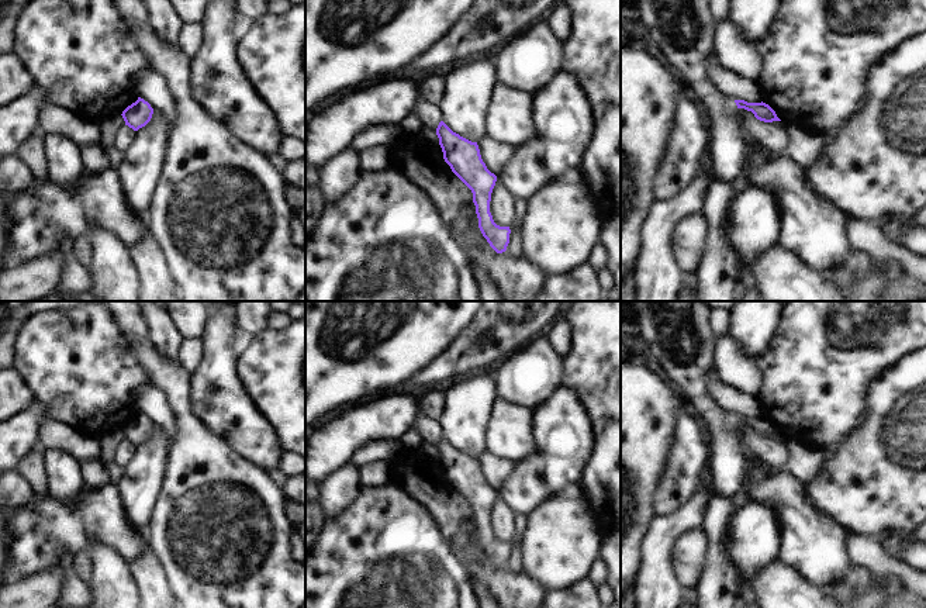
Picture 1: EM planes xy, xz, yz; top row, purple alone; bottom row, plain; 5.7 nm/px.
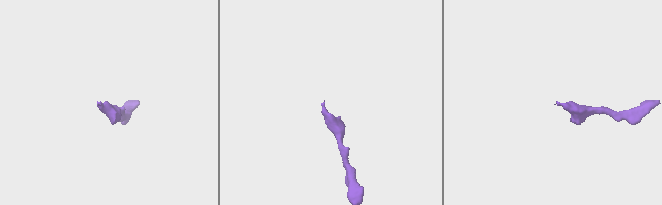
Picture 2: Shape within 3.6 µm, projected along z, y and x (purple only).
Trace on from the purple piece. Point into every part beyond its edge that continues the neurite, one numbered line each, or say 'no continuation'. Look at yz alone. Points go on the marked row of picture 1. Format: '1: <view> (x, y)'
1: yz (688, 23)

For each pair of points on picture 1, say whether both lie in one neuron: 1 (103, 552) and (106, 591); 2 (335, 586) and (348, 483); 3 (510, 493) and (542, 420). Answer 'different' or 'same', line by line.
1: same
2: different
3: same

